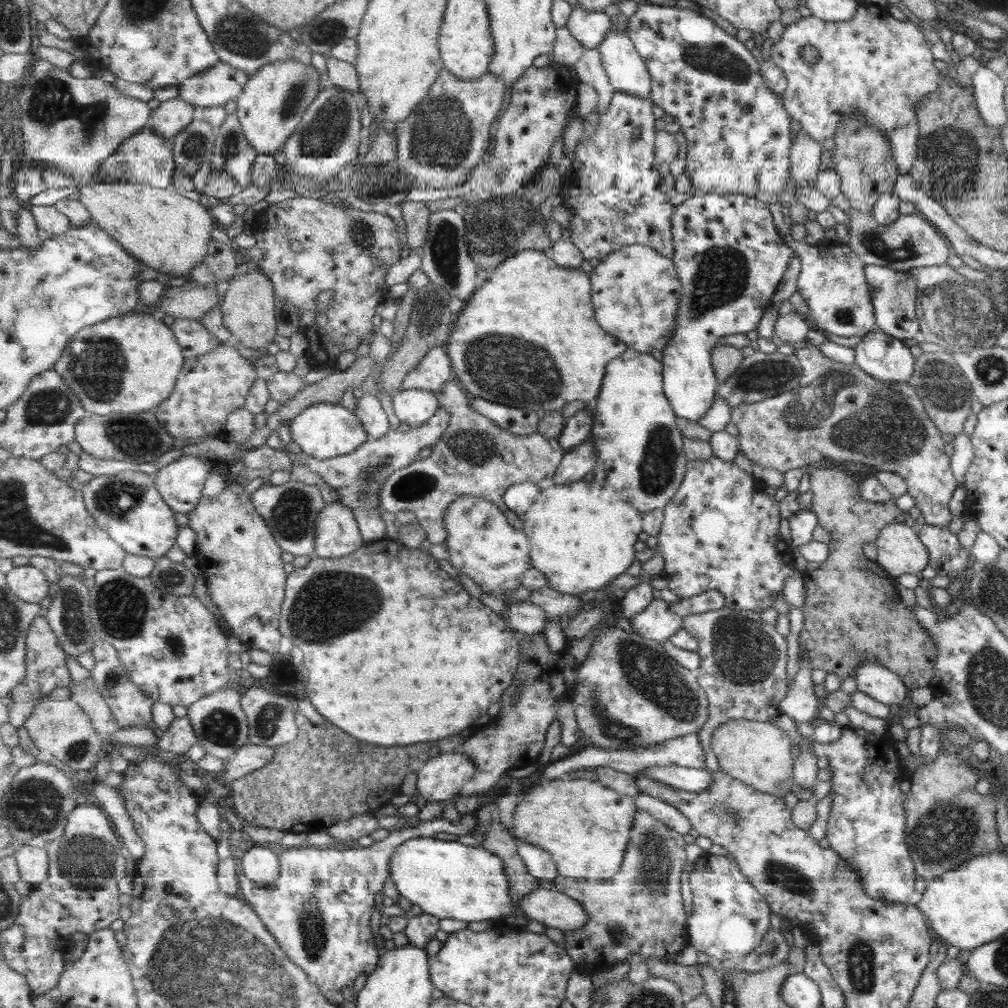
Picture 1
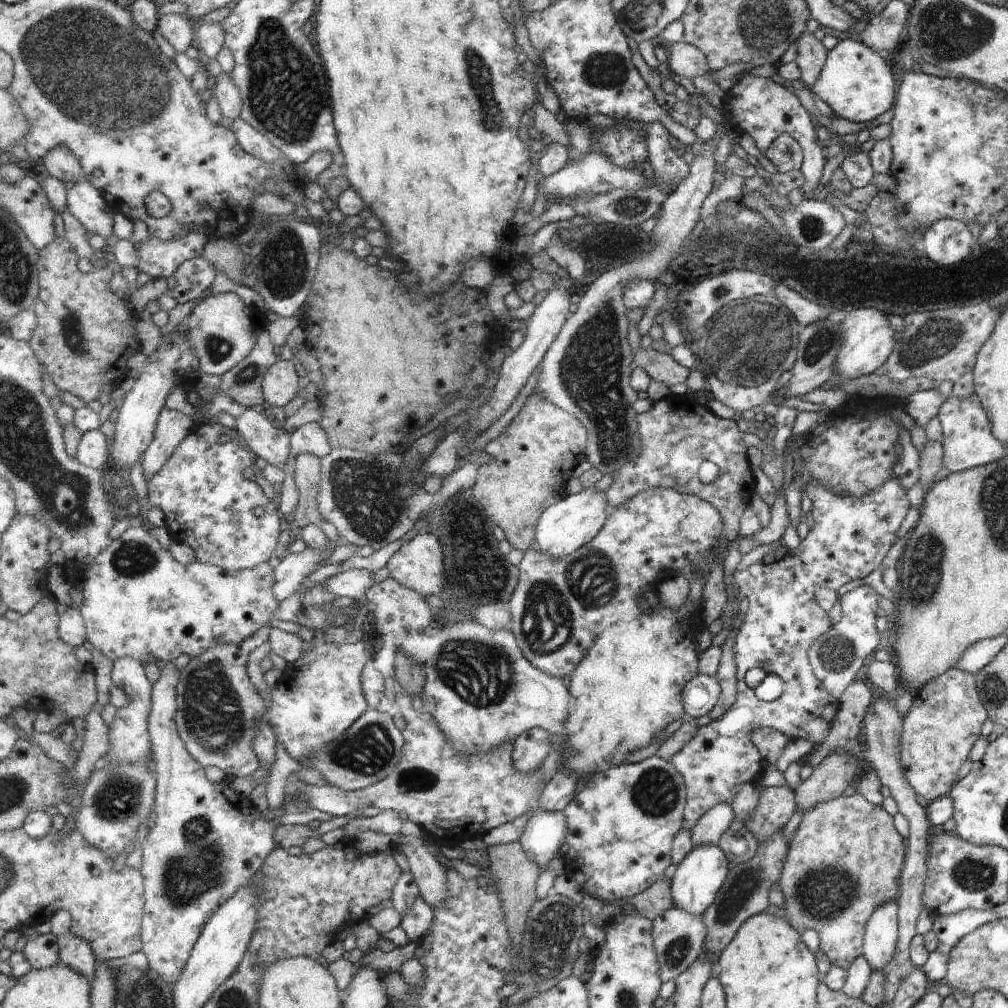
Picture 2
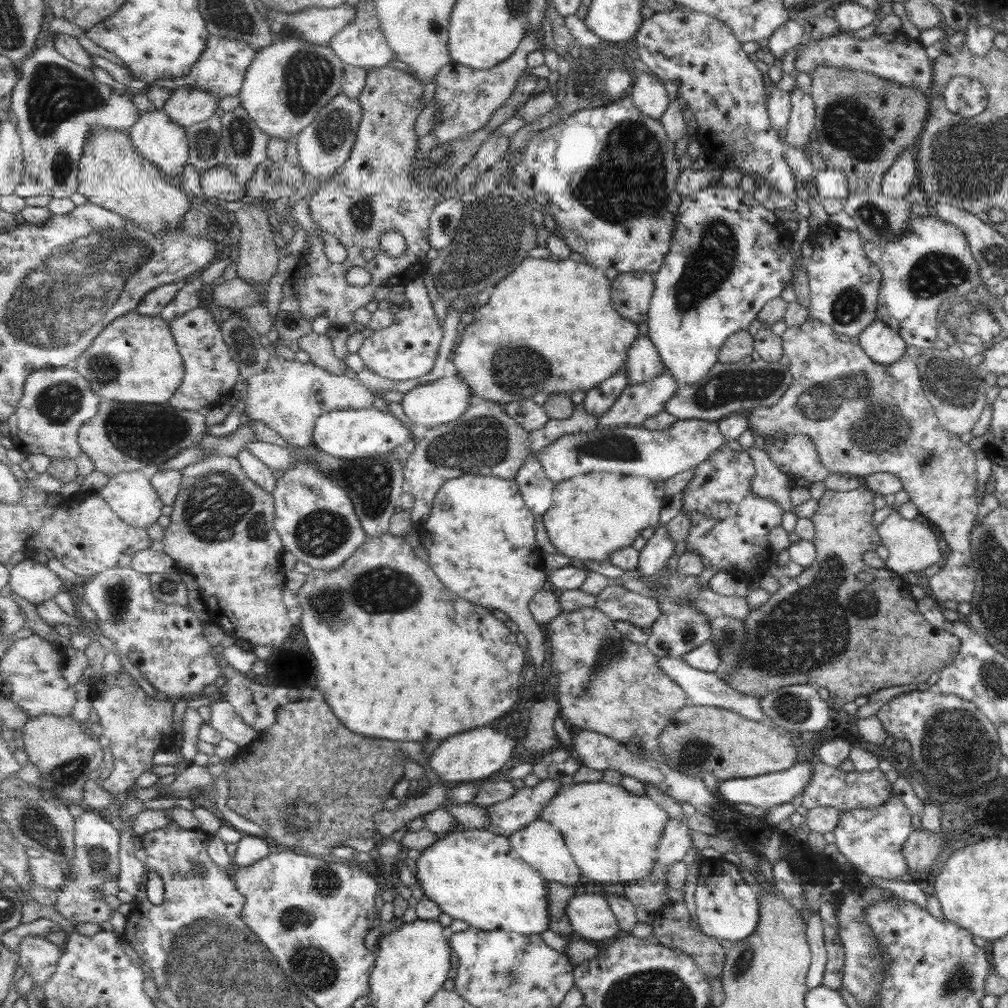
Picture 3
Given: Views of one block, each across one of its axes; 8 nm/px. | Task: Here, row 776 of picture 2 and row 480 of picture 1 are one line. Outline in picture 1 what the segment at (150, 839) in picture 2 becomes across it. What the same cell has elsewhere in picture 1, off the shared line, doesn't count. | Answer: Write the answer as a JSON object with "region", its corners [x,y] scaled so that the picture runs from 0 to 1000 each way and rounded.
{"region":[[[180,453],[158,466],[155,482],[164,499],[174,508],[187,511],[199,499],[207,470],[222,466],[221,462],[203,460],[197,454]]]}

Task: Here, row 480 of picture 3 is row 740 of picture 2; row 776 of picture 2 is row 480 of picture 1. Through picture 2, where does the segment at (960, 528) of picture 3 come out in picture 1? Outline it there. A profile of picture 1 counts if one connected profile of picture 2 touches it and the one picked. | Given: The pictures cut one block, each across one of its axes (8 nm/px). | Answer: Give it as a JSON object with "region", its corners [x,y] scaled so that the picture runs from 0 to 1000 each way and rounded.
{"region":[[[800,338],[801,344],[789,346],[787,352],[791,354],[796,366],[796,372],[791,380],[791,385],[776,389],[771,393],[758,395],[753,399],[733,400],[731,403],[725,405],[725,419],[731,425],[732,433],[731,442],[732,448],[744,457],[744,461],[751,461],[753,463],[765,464],[773,469],[778,470],[783,466],[789,464],[796,464],[797,462],[810,463],[812,458],[813,462],[823,461],[826,464],[833,464],[837,469],[843,469],[848,478],[854,479],[854,476],[858,476],[862,472],[867,472],[870,468],[882,468],[892,472],[899,481],[899,490],[904,492],[908,498],[907,503],[912,505],[912,510],[916,513],[917,520],[922,522],[936,524],[939,523],[943,518],[943,510],[940,506],[940,498],[944,492],[947,484],[951,482],[949,476],[944,472],[941,463],[941,454],[936,449],[936,437],[934,436],[934,429],[928,425],[928,422],[922,417],[922,414],[918,411],[915,404],[912,393],[908,389],[908,386],[899,379],[874,379],[864,375],[859,369],[856,369],[847,359],[843,362],[836,360],[830,360],[816,354],[813,349],[811,343],[804,342]]]}

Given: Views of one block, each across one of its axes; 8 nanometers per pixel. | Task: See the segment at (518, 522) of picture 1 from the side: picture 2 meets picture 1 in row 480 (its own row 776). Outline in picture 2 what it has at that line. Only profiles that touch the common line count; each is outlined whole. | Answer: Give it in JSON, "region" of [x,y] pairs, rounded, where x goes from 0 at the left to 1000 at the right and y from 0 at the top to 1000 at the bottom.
{"region":[[[397,684],[393,686],[394,704],[403,715],[399,726],[401,750],[390,768],[376,778],[360,784],[344,785],[329,779],[307,780],[301,792],[309,803],[328,810],[345,808],[360,802],[374,801],[378,805],[392,804],[401,807],[416,819],[422,831],[434,838],[455,840],[457,834],[479,830],[487,822],[499,819],[519,808],[530,808],[537,803],[537,790],[544,777],[537,776],[538,764],[527,768],[515,766],[510,754],[510,737],[501,736],[485,746],[457,748],[438,726],[430,708],[412,705],[409,692]]]}

